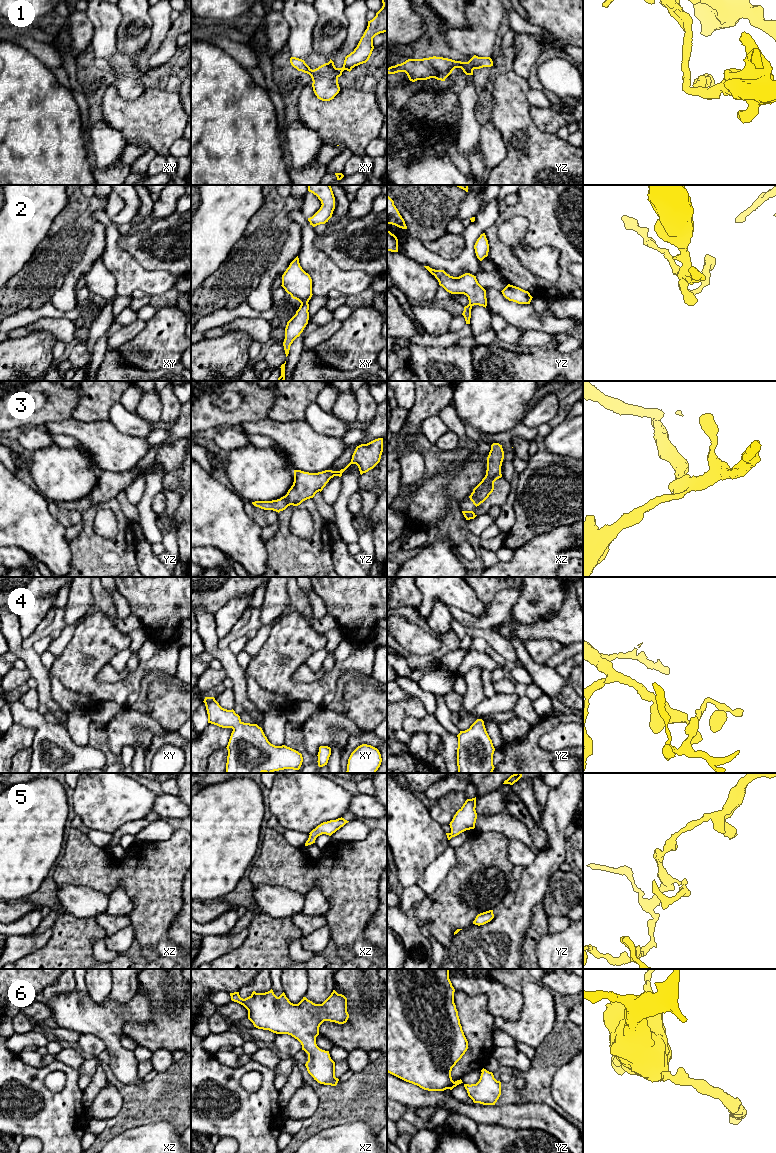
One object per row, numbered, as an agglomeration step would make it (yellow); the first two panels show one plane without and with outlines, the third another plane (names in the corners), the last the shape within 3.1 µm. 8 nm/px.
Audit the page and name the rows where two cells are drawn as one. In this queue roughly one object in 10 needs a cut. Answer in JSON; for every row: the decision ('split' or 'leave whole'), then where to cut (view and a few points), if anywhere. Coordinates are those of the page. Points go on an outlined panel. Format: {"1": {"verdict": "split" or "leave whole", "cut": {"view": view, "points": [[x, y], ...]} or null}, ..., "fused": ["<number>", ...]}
{"1": {"verdict": "leave whole", "cut": null}, "2": {"verdict": "leave whole", "cut": null}, "3": {"verdict": "leave whole", "cut": null}, "4": {"verdict": "leave whole", "cut": null}, "5": {"verdict": "leave whole", "cut": null}, "6": {"verdict": "leave whole", "cut": null}, "fused": []}

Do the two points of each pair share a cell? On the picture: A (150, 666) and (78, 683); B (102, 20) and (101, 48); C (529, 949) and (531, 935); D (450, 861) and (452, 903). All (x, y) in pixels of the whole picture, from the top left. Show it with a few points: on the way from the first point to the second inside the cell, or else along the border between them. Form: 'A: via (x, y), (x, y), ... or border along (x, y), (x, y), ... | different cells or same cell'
A: via (132, 680), (123, 689), (96, 689) | same cell
B: via (102, 27), (102, 41) | same cell
C: via (529, 946), (531, 938) | same cell
D: border along (456, 849), (457, 863), (436, 888) | different cells

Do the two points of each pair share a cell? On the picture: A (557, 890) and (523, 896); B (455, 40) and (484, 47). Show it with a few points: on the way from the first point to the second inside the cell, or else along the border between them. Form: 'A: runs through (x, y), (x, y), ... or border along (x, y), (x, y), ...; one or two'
A: border along (556, 871), (550, 878), (549, 886), (541, 901); two
B: runs through (462, 40), (477, 40); one

